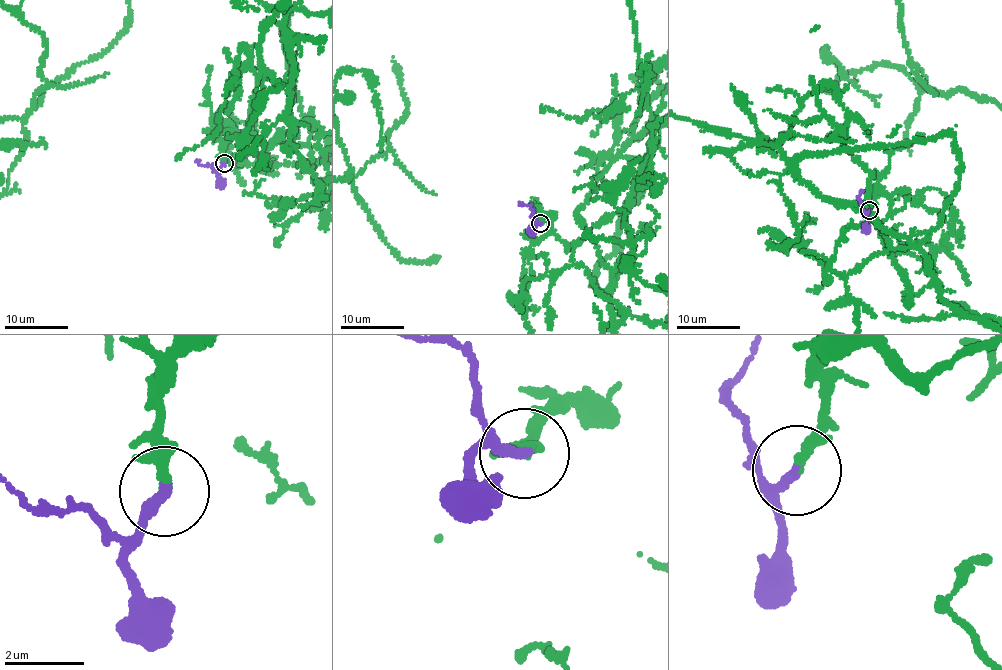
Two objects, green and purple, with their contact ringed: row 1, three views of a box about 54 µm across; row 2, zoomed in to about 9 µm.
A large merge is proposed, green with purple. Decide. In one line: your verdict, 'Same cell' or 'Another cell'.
Same cell

